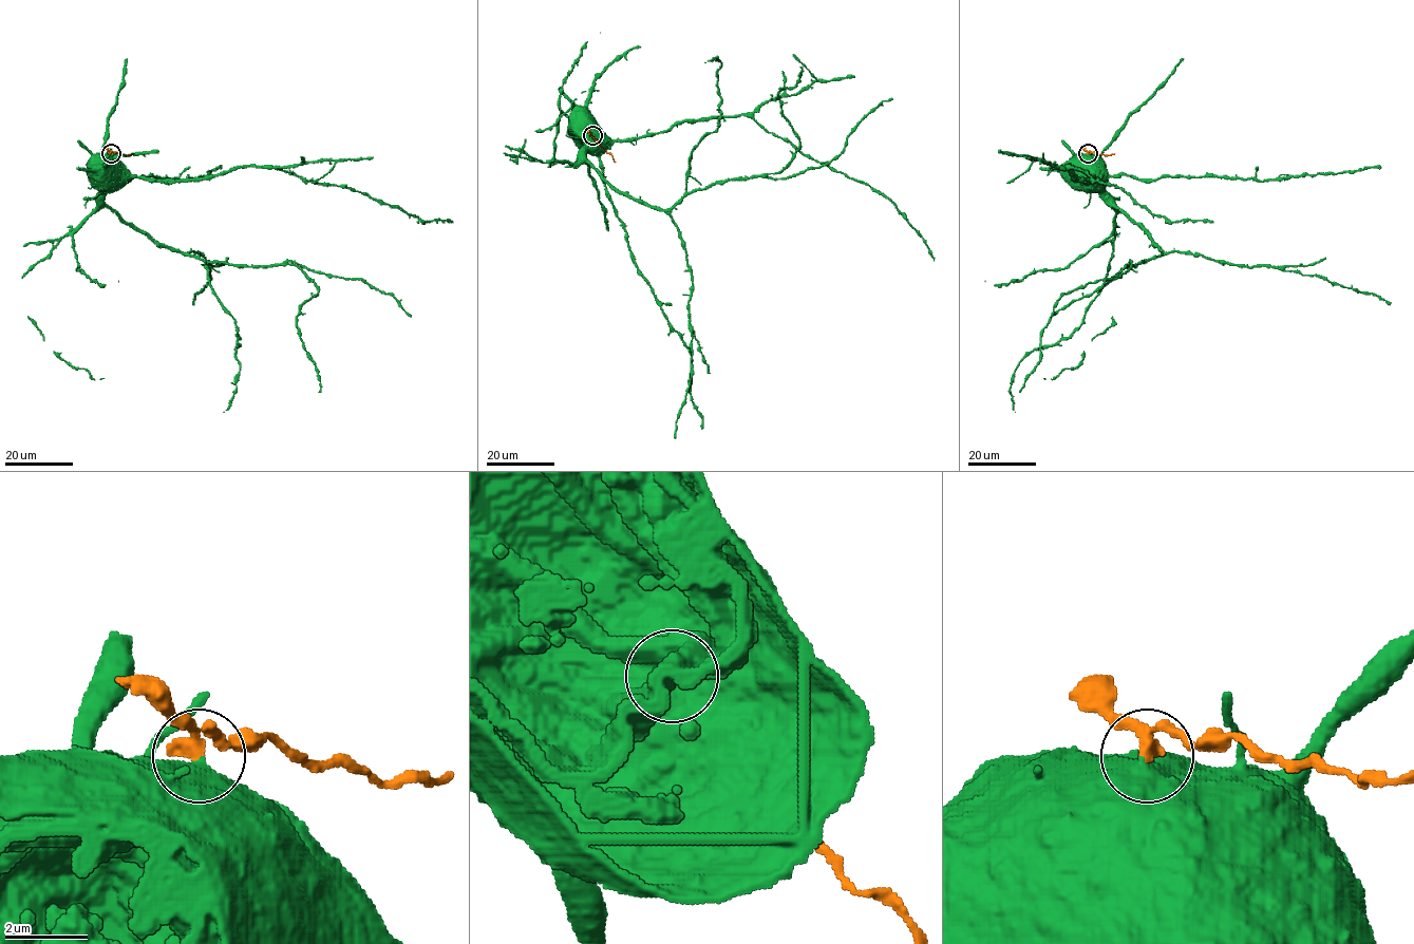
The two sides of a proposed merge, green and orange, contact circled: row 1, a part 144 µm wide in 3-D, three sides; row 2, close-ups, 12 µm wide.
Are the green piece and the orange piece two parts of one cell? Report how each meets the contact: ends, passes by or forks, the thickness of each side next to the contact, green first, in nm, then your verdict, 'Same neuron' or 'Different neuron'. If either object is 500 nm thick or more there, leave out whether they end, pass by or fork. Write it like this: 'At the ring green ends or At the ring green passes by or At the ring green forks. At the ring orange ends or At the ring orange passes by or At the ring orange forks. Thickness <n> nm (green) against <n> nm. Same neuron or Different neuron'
Thickness 600 nm (green) against 260 nm. Different neuron

